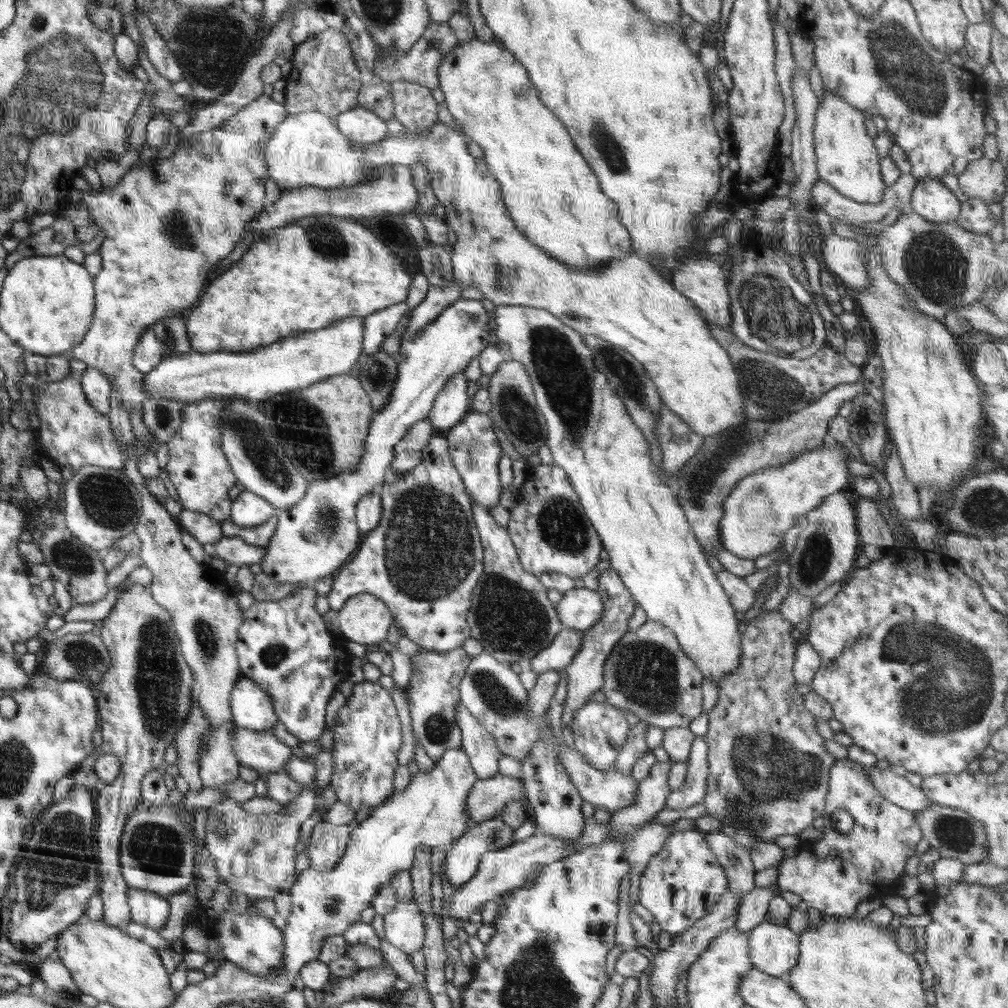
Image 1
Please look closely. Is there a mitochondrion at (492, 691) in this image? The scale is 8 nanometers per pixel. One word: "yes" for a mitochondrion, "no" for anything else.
yes

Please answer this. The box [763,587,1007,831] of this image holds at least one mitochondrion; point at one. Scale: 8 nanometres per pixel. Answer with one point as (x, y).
(954, 690)

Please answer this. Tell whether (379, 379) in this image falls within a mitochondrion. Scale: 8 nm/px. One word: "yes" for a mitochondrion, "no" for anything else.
no

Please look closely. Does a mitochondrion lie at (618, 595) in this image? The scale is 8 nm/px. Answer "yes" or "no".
no

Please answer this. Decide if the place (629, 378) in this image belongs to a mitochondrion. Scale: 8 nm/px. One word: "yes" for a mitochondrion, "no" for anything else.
yes

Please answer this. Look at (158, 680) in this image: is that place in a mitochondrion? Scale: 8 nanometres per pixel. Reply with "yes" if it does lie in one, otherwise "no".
yes

